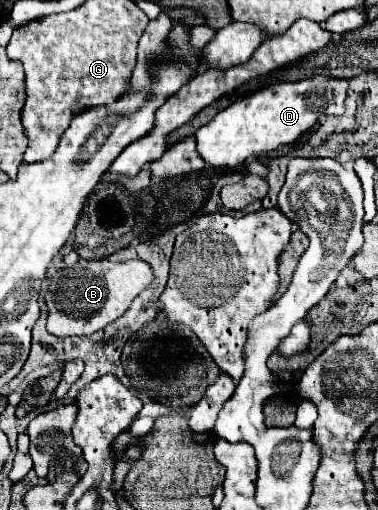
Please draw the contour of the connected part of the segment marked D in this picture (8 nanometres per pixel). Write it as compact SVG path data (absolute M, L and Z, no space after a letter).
M312 76L298 82L276 82L264 86L218 112L206 126L196 132L198 154L210 166L234 168L238 164L244 164L250 156L272 152L280 144L292 144L316 124L320 112L344 114L346 88L346 80L326 76Z

